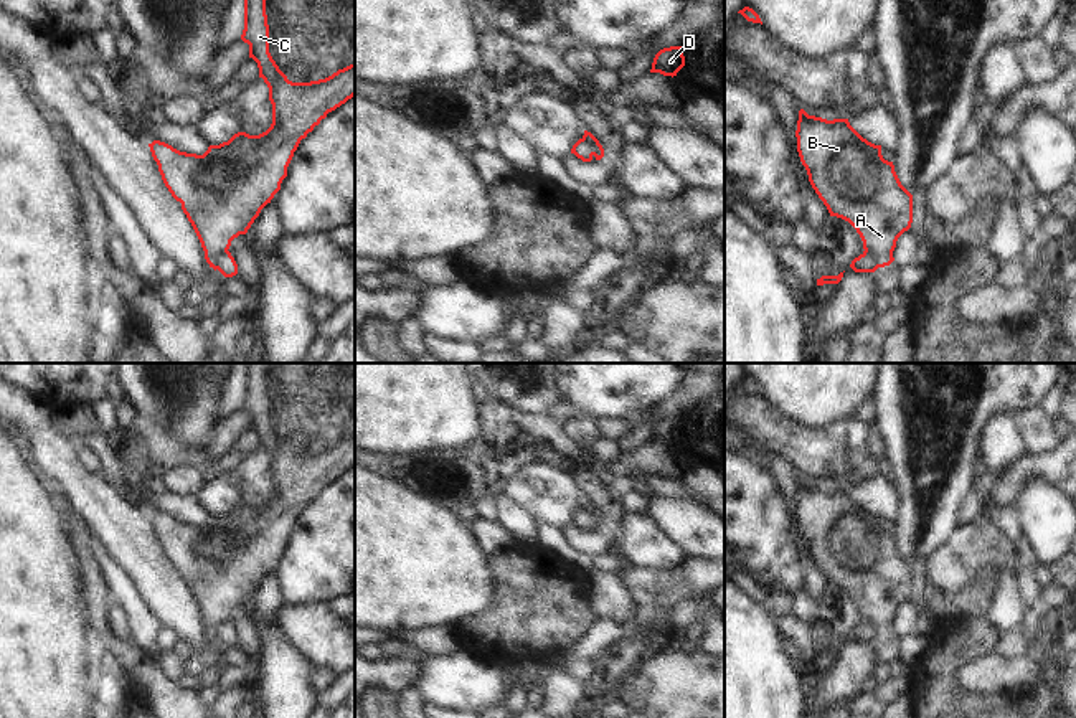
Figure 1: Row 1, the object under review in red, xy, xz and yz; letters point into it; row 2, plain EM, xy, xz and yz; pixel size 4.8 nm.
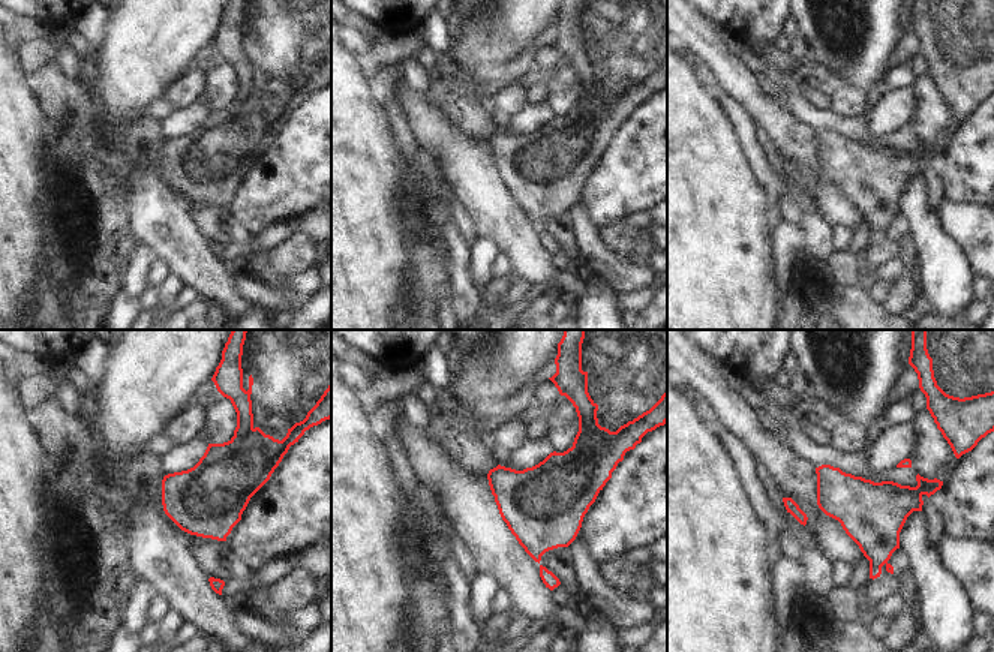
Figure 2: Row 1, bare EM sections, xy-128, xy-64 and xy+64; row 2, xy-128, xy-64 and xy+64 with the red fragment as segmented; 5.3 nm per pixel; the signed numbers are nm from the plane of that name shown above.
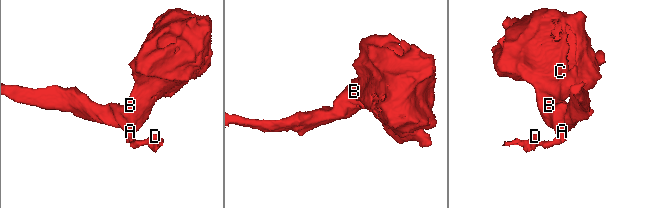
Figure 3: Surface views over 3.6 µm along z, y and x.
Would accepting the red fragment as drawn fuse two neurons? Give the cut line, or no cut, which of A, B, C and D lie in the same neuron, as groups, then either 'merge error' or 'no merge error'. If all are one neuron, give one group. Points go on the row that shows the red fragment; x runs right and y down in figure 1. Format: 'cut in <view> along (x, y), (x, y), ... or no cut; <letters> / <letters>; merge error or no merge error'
cut in xy along (226, 250), (217, 256), (215, 268); A B C / D; merge error

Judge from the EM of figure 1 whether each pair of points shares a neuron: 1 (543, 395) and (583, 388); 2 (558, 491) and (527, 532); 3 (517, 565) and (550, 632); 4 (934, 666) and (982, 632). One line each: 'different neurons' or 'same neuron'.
1: different neurons
2: different neurons
3: same neuron
4: same neuron

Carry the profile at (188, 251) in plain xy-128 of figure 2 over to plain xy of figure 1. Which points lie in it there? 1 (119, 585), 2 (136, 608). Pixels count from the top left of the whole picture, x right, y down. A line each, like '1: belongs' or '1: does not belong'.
1: does not belong
2: does not belong

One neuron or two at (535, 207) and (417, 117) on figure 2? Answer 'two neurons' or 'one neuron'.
two neurons

